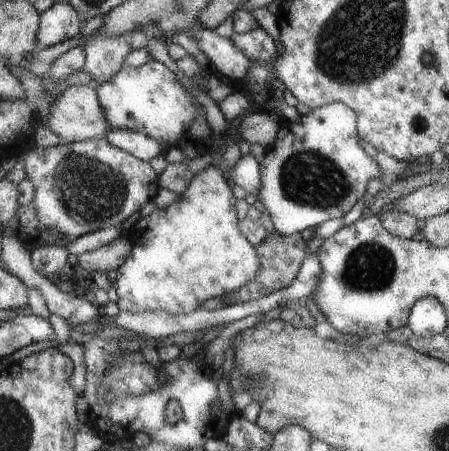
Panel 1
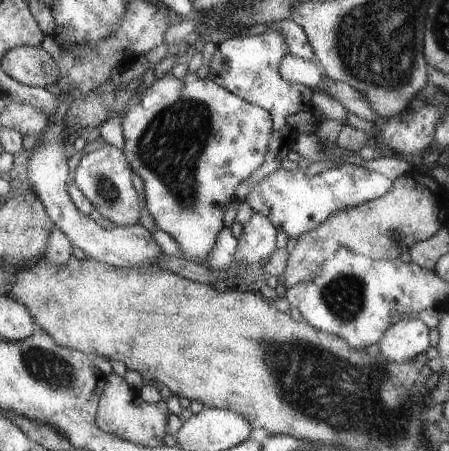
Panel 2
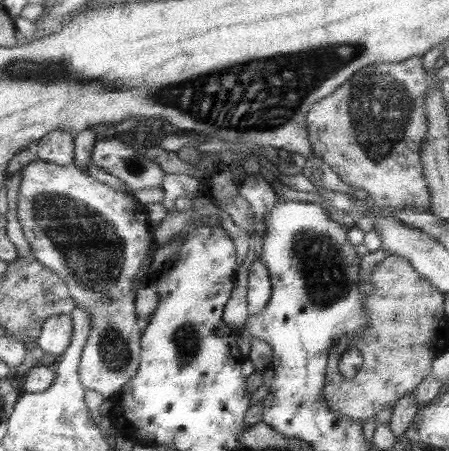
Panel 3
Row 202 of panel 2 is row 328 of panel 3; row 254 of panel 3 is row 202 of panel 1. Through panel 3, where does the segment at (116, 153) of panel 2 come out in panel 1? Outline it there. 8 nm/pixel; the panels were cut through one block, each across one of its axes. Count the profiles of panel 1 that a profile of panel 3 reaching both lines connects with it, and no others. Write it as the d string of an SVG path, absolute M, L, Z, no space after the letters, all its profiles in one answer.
M105 138L61 142L53 148L35 146L19 162L27 170L27 180L37 190L33 204L43 226L61 232L73 242L91 232L125 224L131 214L139 214L147 202L153 202L161 188L161 174L155 172L151 162L117 148Z

